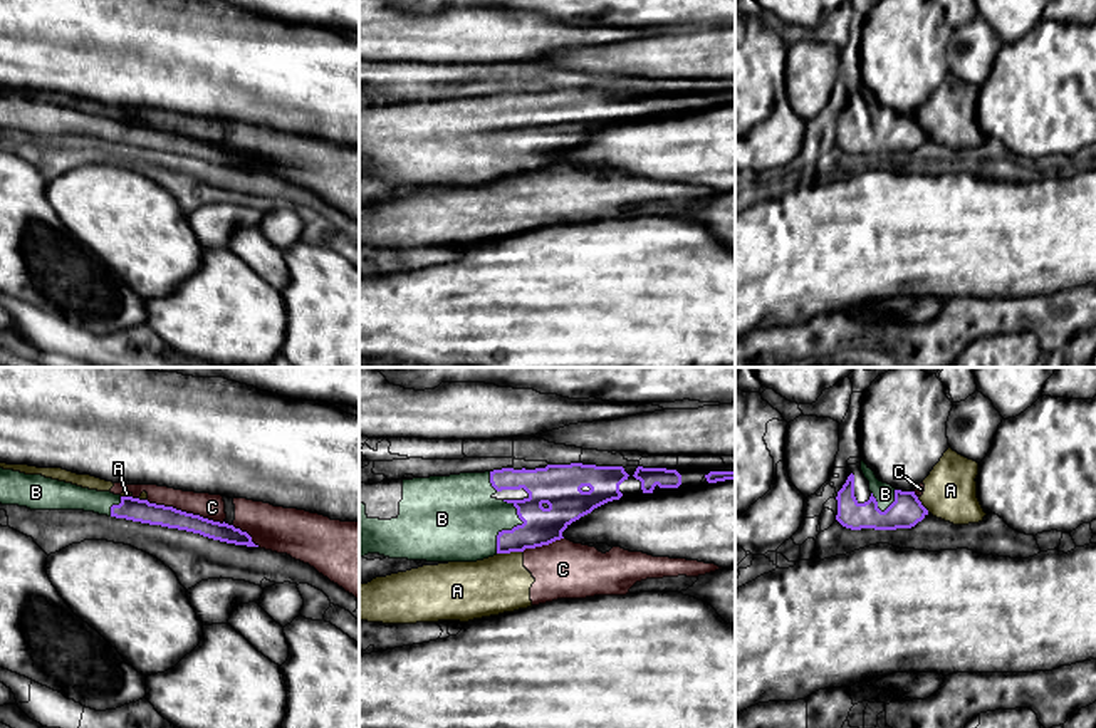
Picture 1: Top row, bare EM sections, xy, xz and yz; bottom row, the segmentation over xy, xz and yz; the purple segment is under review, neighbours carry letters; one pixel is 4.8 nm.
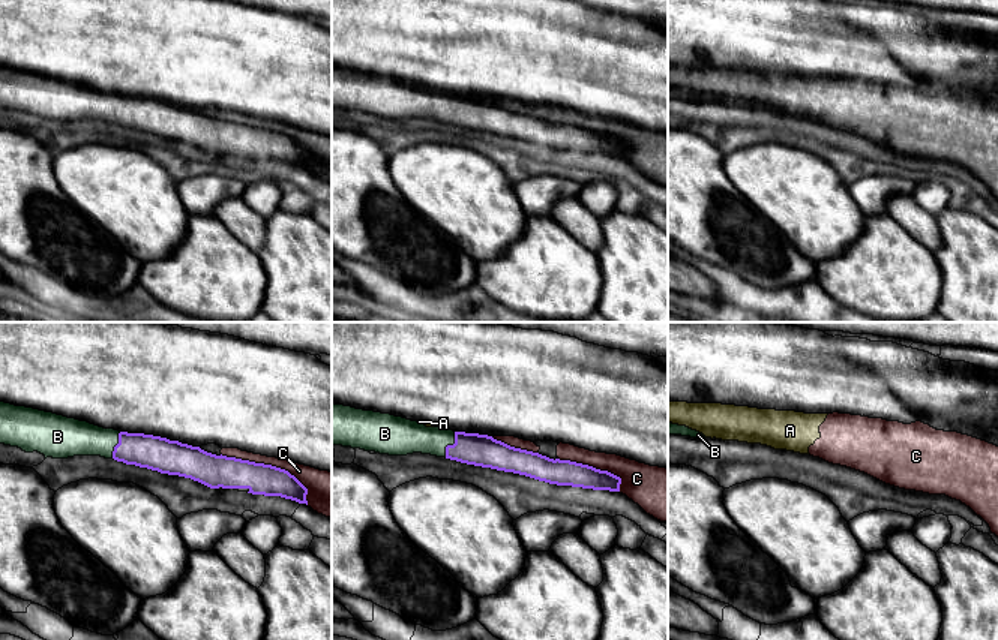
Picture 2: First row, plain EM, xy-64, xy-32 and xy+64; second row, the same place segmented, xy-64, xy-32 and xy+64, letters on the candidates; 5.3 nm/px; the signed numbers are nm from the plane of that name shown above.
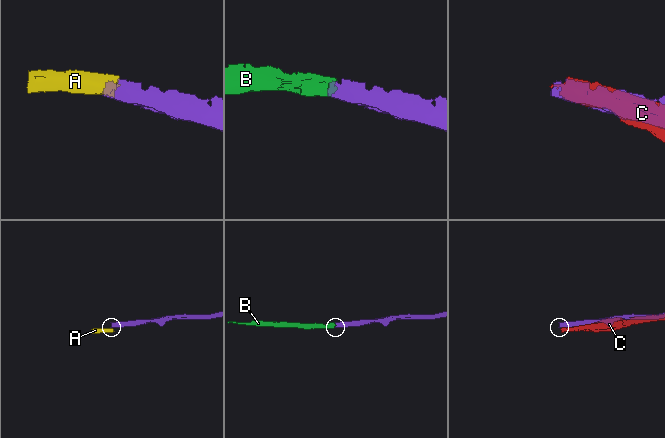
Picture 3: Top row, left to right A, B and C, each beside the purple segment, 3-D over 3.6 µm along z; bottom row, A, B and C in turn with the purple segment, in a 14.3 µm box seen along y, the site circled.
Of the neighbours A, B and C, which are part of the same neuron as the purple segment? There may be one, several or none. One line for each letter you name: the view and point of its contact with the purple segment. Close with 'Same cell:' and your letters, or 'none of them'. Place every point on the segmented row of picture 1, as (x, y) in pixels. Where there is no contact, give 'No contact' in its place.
B: Touches purple at xz (512, 529)
Same cell: B

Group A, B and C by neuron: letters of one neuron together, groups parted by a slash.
A C / B

